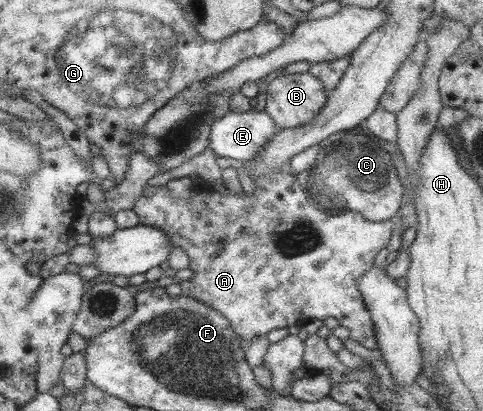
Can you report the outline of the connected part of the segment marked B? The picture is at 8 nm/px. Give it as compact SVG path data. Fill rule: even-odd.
M309 71L303 73L281 74L270 81L267 87L265 113L274 120L278 129L292 129L310 123L328 102L324 83Z

